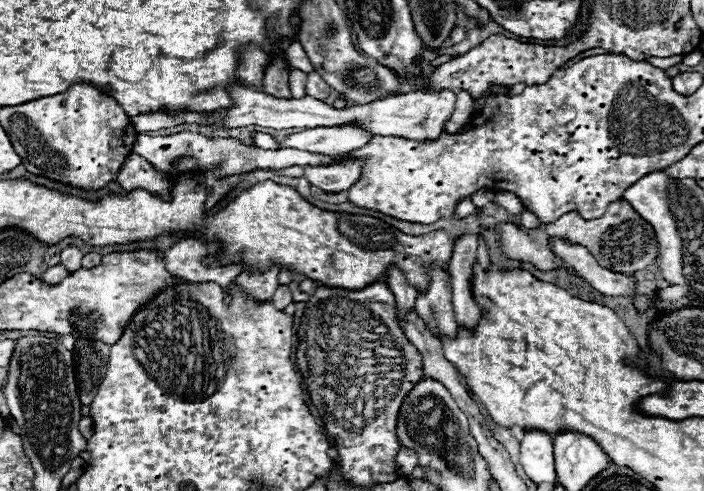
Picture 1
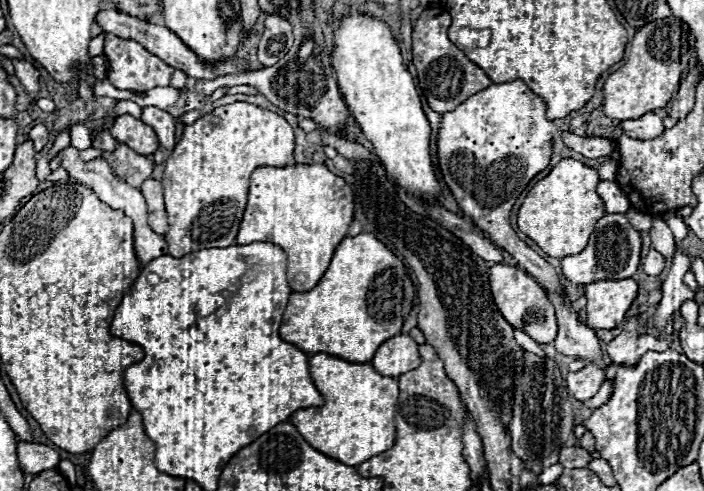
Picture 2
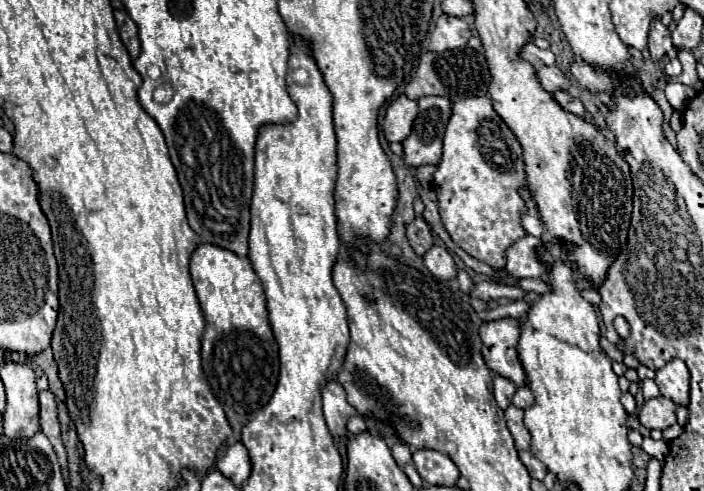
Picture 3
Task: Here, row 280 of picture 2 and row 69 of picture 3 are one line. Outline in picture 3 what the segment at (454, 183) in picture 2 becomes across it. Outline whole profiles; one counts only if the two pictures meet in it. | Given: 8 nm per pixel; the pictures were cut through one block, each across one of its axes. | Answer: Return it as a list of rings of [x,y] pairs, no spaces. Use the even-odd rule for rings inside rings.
[[[558,66],[538,68],[538,80],[540,80],[540,84],[542,84],[548,92],[568,90],[568,88],[570,88],[570,80],[566,78],[566,74],[564,74]]]

